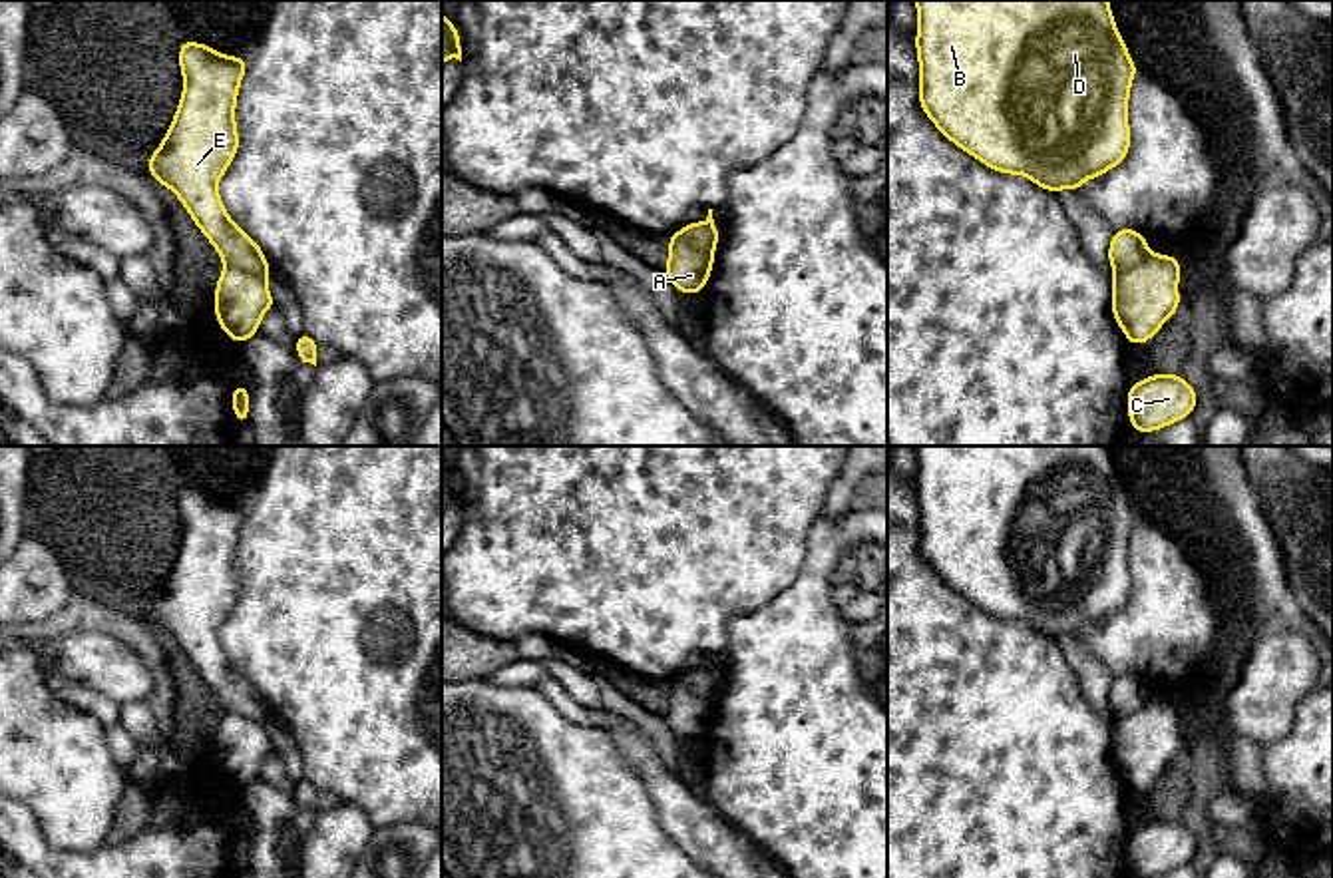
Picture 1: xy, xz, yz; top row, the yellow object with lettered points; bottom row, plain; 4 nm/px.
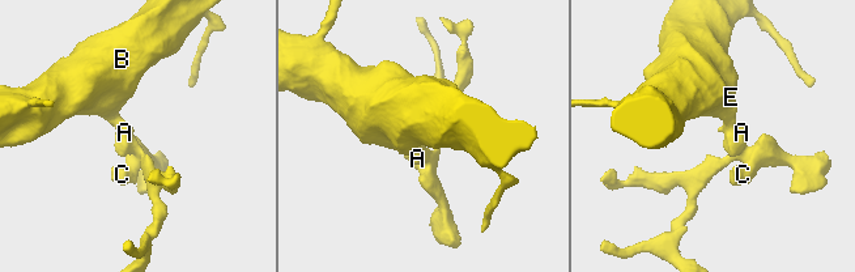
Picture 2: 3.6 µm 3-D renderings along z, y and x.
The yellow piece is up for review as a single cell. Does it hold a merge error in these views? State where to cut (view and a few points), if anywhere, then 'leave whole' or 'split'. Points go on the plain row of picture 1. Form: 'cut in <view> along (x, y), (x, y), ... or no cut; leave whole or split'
cut in xy along (225, 711), (267, 721); split

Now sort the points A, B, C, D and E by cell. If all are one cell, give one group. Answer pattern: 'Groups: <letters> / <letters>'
Groups: A C / B D E

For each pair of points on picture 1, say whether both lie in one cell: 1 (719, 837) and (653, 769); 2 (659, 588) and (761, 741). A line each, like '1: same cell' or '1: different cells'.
1: same cell
2: different cells

